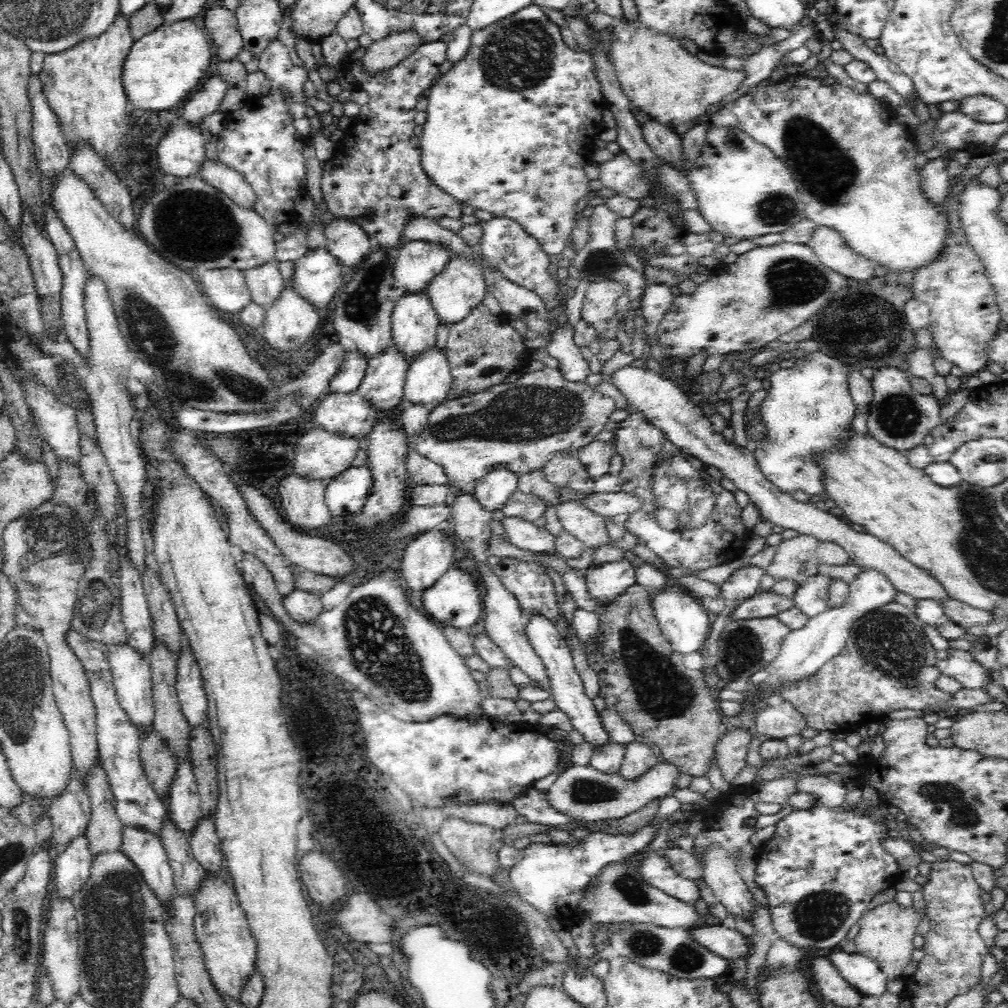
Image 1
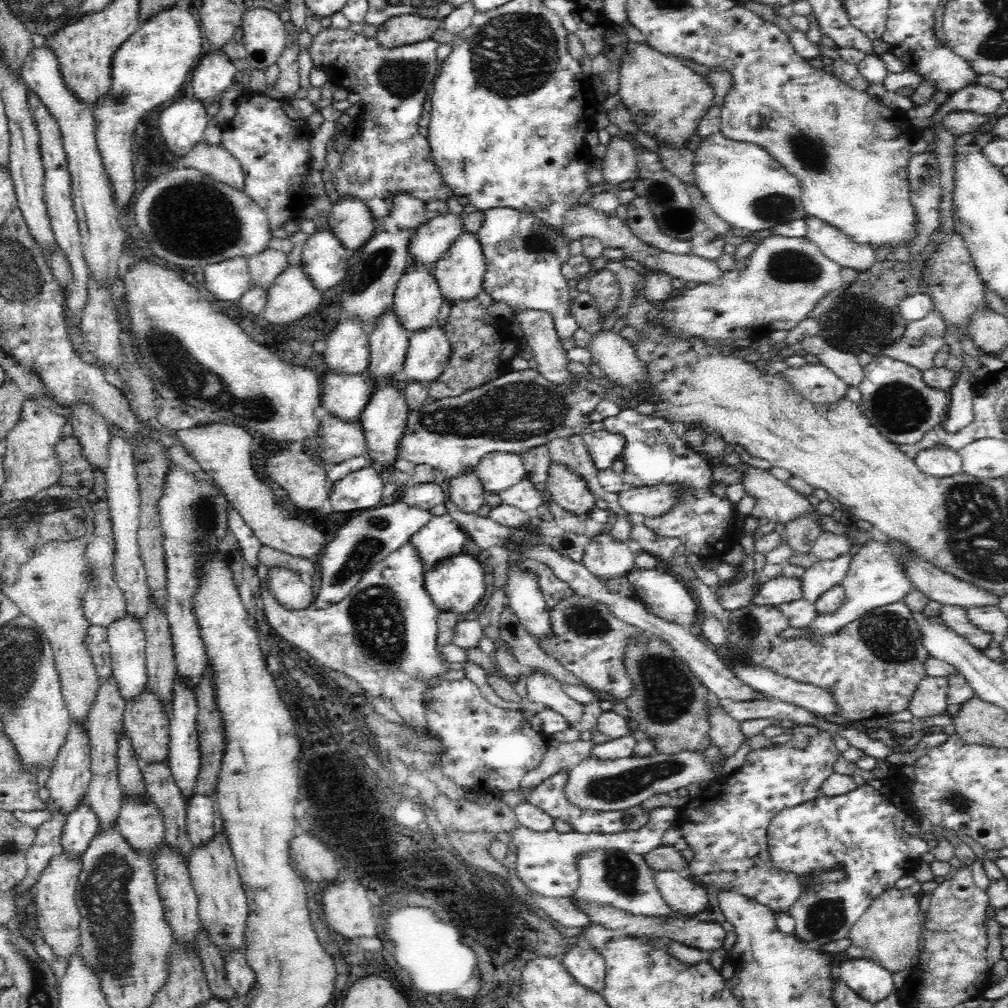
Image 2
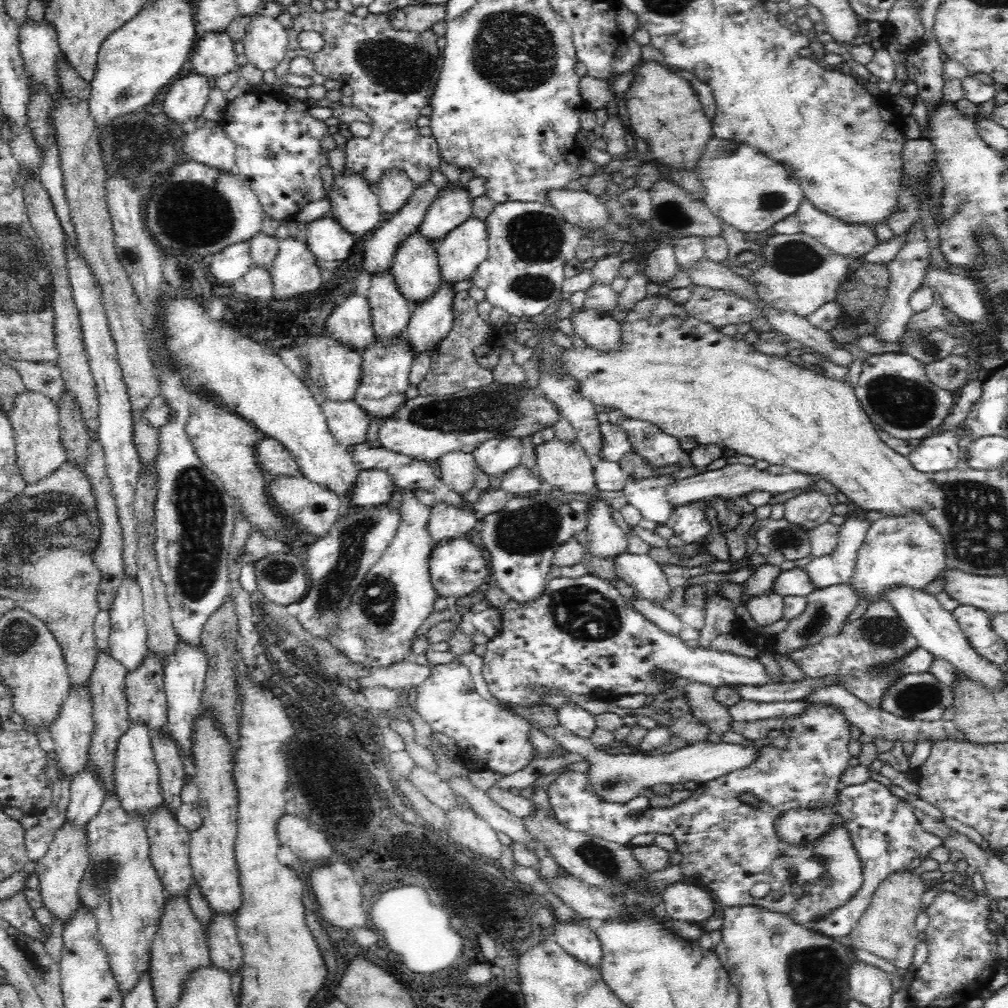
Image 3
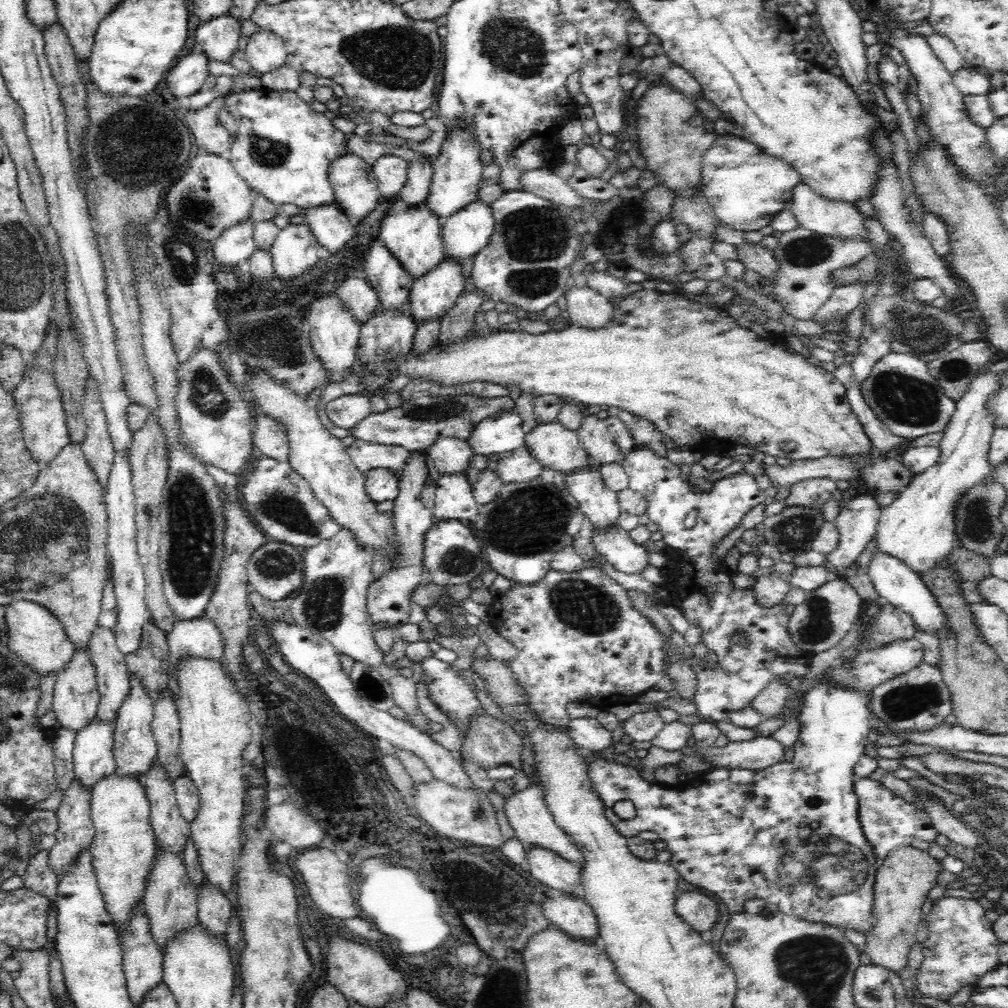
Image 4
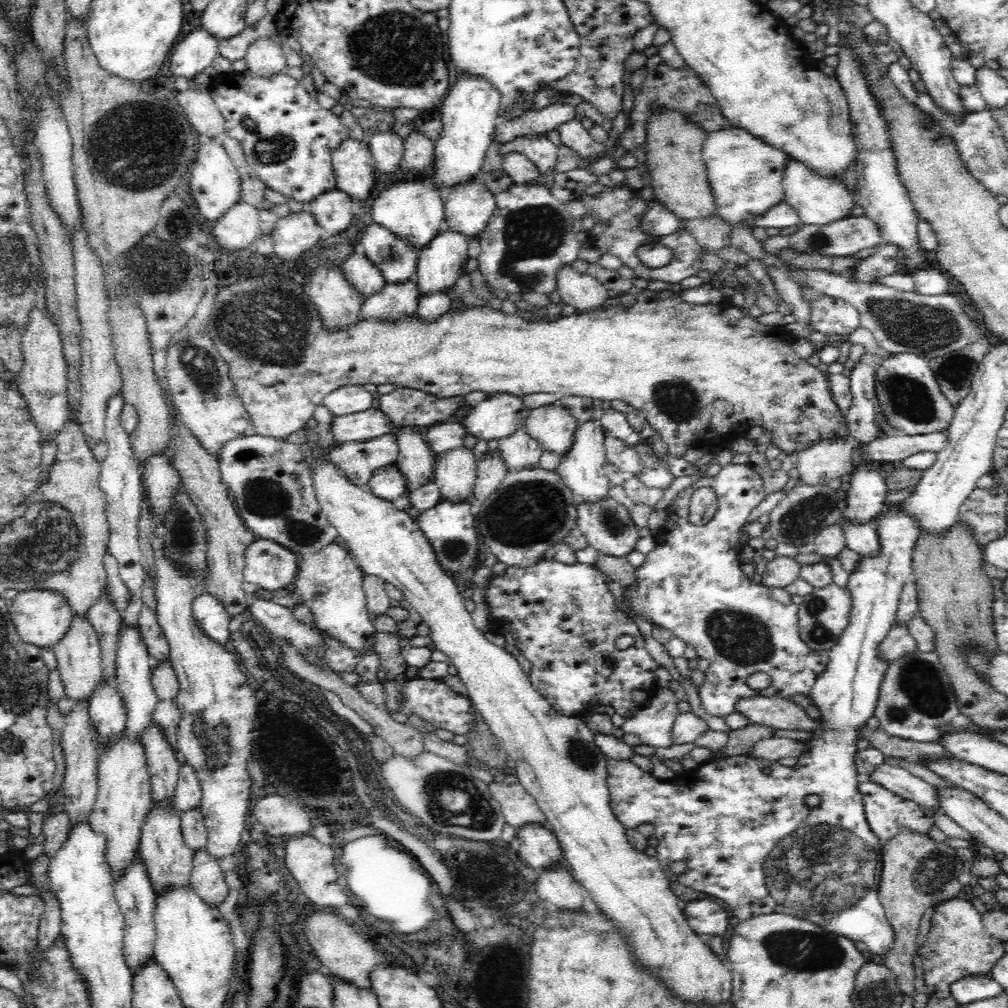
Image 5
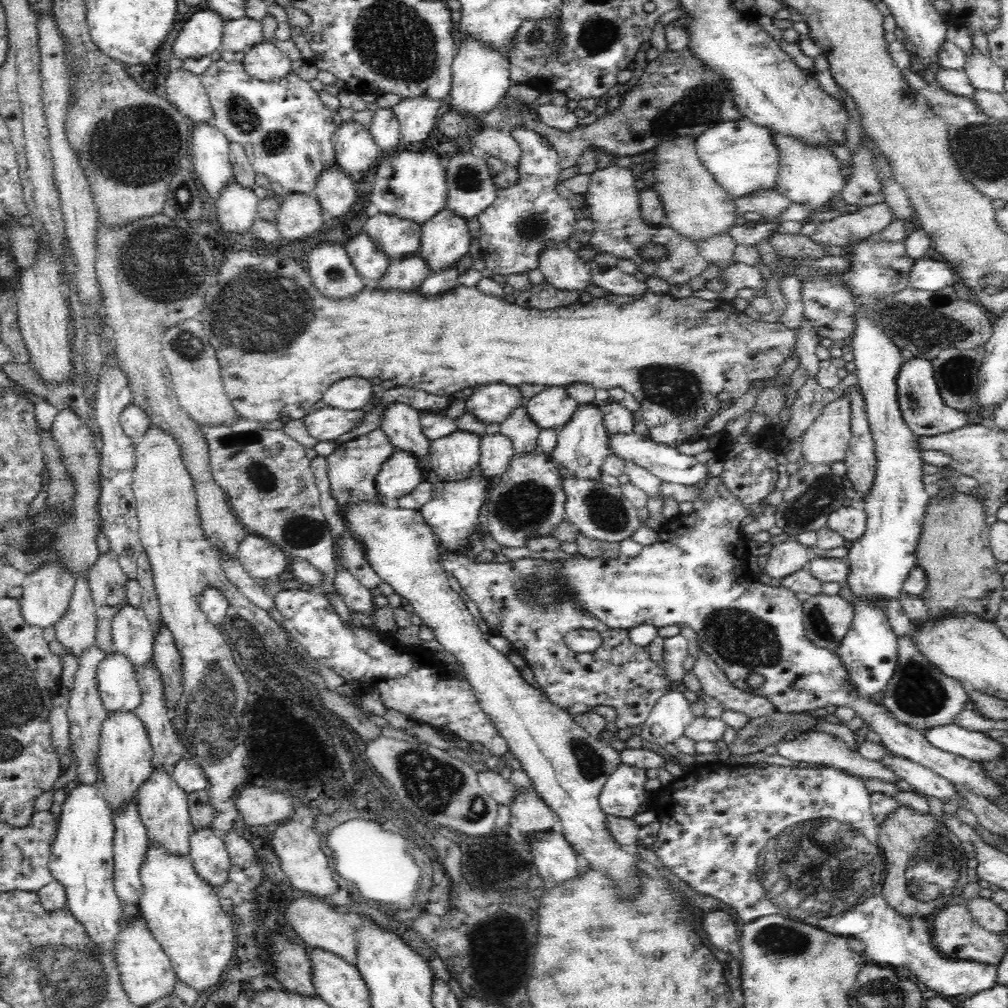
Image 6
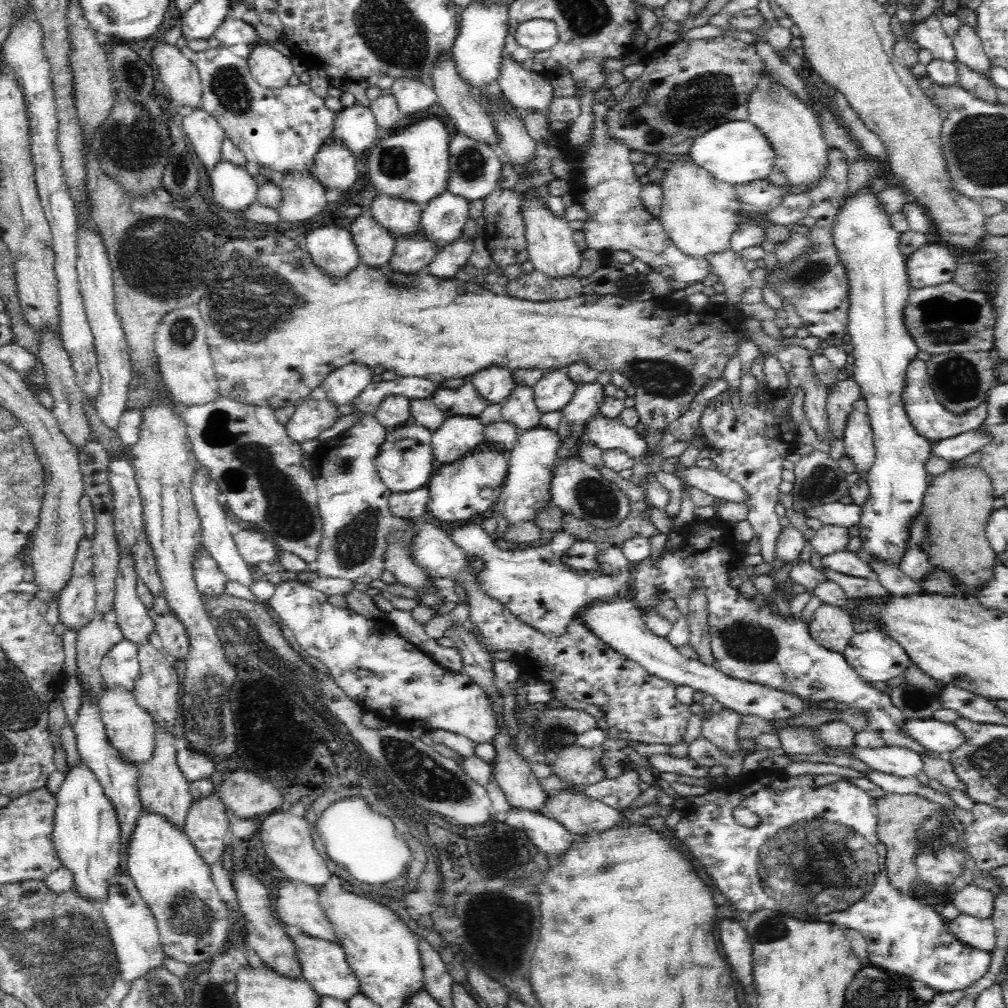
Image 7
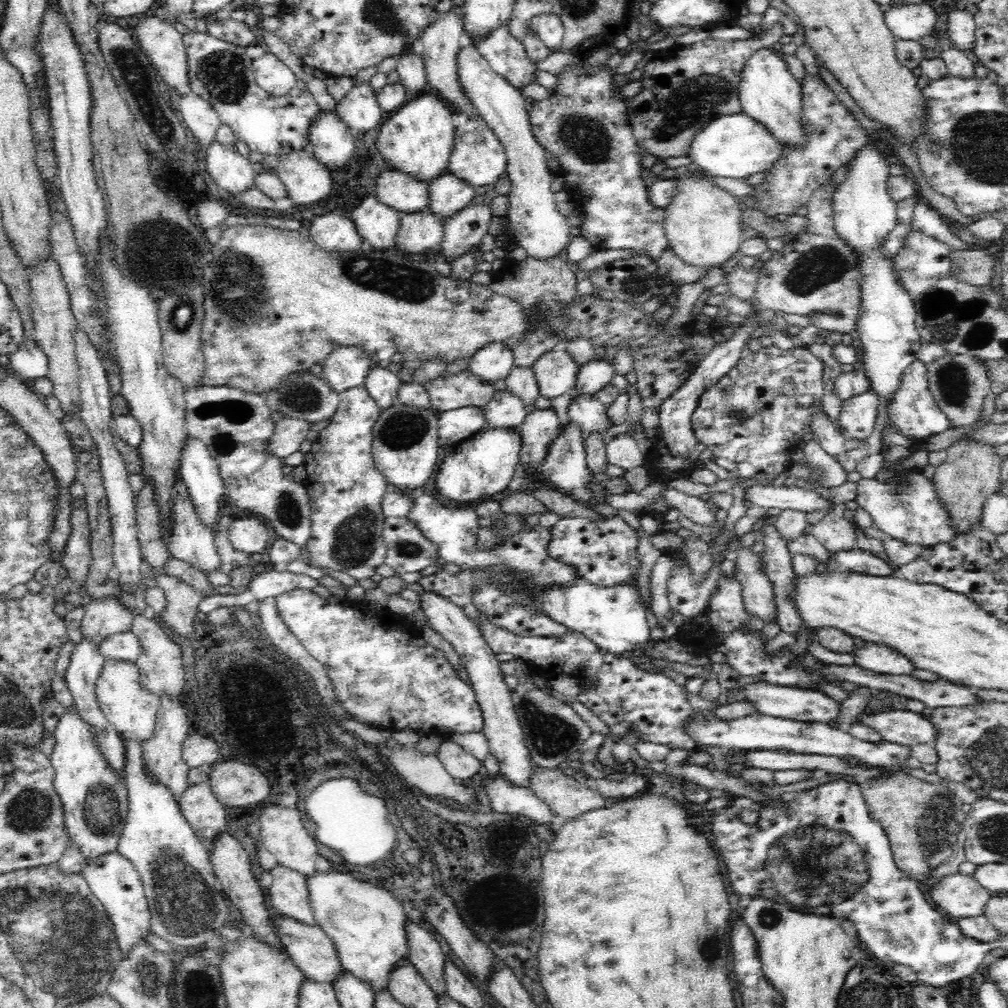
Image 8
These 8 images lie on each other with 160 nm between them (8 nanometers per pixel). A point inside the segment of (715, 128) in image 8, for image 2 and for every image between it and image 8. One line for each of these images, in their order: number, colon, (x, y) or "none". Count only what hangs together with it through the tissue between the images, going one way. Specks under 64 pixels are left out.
2: (746, 188)
3: (744, 188)
4: (746, 187)
5: (746, 175)
6: (743, 158)
7: (737, 152)

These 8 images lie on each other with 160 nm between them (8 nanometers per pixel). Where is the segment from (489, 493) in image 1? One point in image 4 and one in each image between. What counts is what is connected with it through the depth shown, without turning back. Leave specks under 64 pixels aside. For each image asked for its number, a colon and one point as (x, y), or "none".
2: (498, 471)
3: (497, 457)
4: (503, 434)

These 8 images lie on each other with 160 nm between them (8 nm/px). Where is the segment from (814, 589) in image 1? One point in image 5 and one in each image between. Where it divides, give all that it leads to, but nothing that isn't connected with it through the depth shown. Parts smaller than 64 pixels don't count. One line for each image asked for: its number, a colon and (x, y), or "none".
2: (822, 575)
3: (837, 567)
4: (859, 516)
5: (866, 495)

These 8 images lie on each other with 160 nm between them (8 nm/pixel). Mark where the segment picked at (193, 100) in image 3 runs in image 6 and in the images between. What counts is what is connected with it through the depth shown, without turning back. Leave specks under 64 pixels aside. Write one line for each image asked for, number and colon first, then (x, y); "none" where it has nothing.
4: (188, 76)
5: (197, 50)
6: (201, 35)

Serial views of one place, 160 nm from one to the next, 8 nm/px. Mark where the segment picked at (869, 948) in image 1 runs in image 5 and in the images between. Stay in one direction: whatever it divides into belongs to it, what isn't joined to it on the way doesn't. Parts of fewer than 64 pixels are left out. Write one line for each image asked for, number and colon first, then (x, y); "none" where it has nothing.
2: (889, 931)
3: (886, 929)
4: (903, 881)
5: (914, 870)

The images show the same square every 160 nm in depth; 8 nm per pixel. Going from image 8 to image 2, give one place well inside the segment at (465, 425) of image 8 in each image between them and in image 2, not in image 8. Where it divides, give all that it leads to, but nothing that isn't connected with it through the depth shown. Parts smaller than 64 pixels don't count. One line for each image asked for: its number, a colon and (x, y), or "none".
2: (440, 538)
3: (445, 523)
4: (454, 499)
5: (455, 472)
6: (454, 457)
7: (456, 437)

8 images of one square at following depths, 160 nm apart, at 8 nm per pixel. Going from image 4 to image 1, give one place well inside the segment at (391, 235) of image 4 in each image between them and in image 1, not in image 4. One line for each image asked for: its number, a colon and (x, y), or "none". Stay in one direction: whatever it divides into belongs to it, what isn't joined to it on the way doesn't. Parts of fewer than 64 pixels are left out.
1: (413, 322)
2: (417, 301)
3: (416, 270)

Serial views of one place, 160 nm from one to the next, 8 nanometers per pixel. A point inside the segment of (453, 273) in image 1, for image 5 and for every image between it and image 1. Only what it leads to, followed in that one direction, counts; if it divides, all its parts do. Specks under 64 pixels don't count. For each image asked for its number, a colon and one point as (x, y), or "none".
2: (459, 274)
3: (466, 247)
4: (467, 232)
5: (468, 208)

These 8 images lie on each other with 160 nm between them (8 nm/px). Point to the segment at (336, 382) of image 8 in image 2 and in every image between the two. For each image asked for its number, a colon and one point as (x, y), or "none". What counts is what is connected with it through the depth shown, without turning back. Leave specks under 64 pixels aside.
2: (337, 440)
3: (347, 422)
4: (347, 411)
5: (348, 399)
6: (353, 393)
7: (342, 387)

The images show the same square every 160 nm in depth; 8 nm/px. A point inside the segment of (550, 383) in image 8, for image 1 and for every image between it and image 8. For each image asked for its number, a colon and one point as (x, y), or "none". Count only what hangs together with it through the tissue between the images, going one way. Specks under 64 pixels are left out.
1: (590, 528)
2: (567, 488)
3: (565, 464)
4: (556, 447)
5: (552, 426)
6: (552, 408)
7: (553, 391)

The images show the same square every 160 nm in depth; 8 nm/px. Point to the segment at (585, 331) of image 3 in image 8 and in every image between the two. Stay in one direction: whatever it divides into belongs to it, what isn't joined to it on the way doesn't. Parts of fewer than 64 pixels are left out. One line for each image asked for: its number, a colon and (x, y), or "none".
4: (585, 307)
5: (585, 293)
6: (561, 267)
7: (553, 251)
8: (535, 223)

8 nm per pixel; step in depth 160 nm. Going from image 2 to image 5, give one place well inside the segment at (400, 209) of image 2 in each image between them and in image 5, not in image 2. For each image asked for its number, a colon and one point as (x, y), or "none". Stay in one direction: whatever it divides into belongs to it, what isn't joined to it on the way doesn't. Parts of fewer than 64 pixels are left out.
3: (394, 189)
4: (390, 171)
5: (387, 147)

